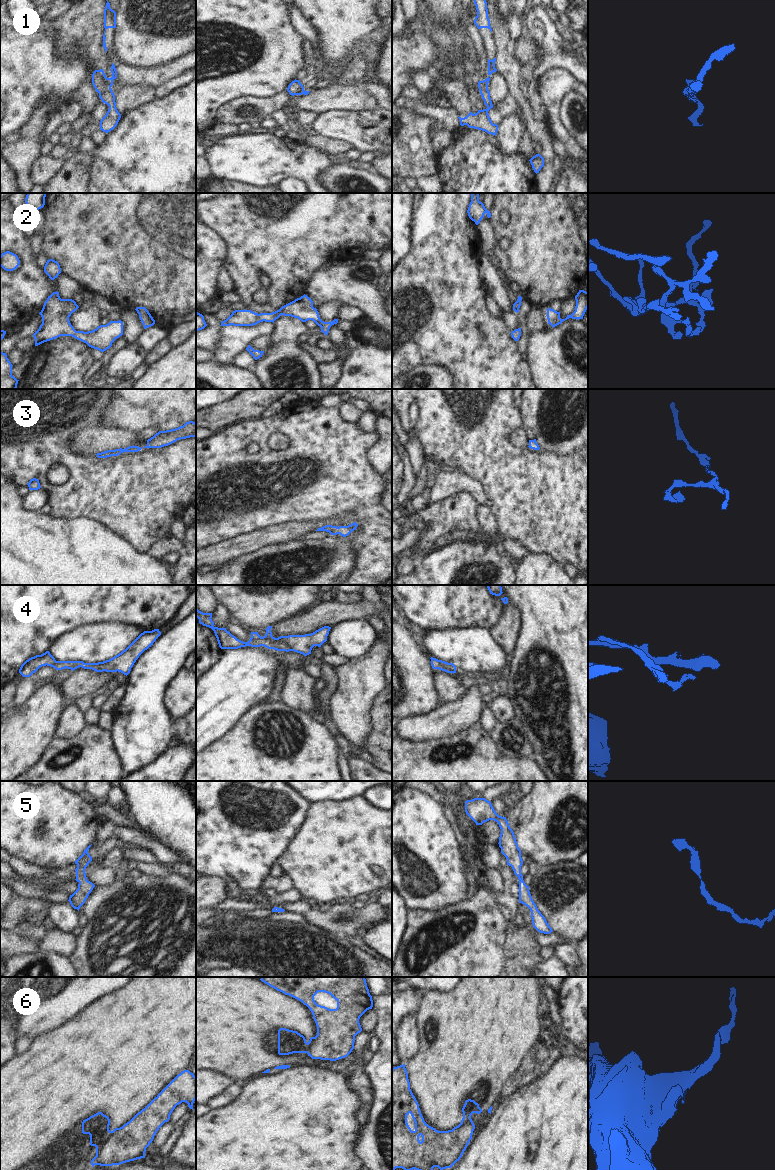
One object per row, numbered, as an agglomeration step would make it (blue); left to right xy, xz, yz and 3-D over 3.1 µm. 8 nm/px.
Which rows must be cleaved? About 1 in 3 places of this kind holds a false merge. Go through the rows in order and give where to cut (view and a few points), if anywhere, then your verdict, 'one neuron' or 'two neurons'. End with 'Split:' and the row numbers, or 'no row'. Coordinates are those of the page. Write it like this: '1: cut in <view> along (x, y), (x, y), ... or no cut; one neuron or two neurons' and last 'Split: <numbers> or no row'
1: cut in xy along (107, 78), (111, 85); two neurons
2: no cut; one neuron
3: no cut; one neuron
4: no cut; one neuron
5: no cut; one neuron
6: cut in xy along (118, 1128), (102, 1147), (94, 1164); two neurons
Split: 1, 6

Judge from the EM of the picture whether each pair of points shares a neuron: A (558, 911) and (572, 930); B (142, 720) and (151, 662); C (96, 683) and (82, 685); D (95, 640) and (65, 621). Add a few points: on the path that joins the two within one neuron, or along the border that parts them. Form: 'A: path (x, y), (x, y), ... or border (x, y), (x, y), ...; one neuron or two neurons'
A: path (563, 916), (572, 925); one neuron
B: path (143, 706), (145, 686), (149, 676); one neuron
C: path (93, 683), (85, 683); one neuron
D: border (99, 622), (80, 624), (55, 638); two neurons

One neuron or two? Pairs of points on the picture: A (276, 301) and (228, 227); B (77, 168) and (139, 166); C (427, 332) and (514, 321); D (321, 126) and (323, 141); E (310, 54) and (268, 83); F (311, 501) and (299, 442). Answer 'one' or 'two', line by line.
A: one
B: two
C: two
D: two
E: two
F: one

